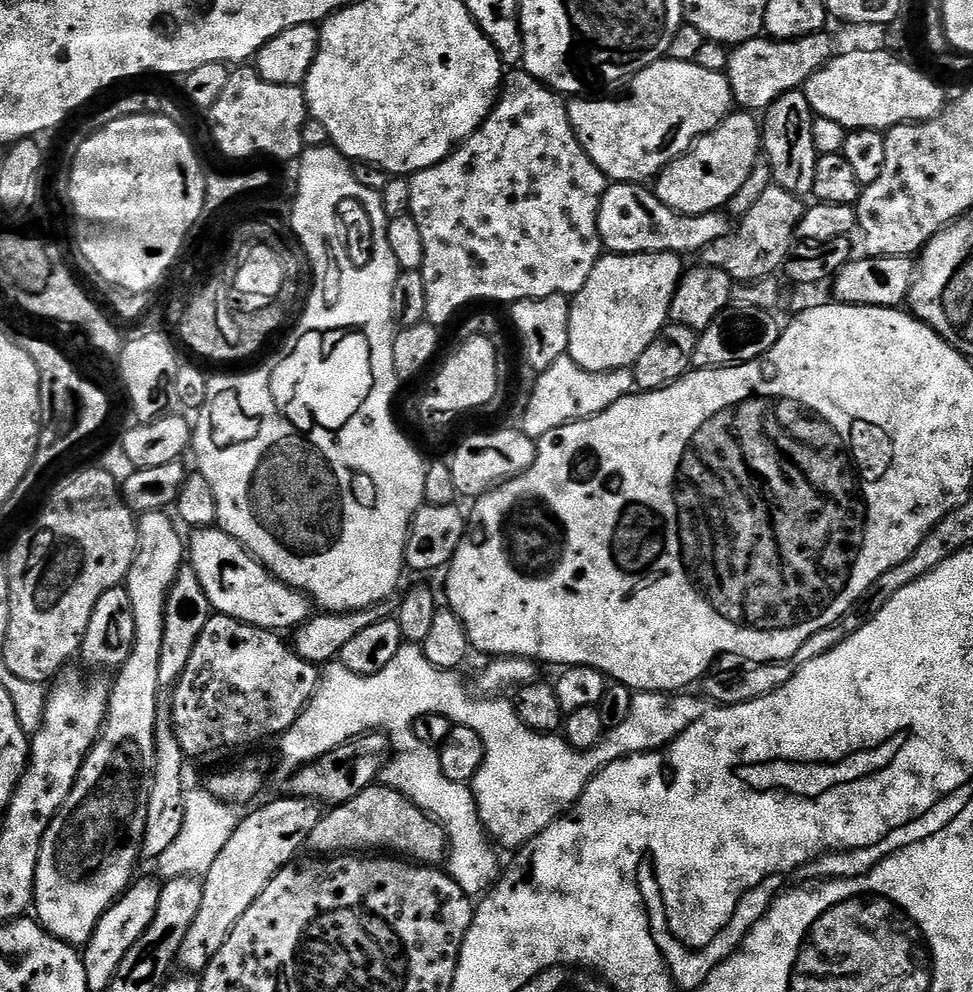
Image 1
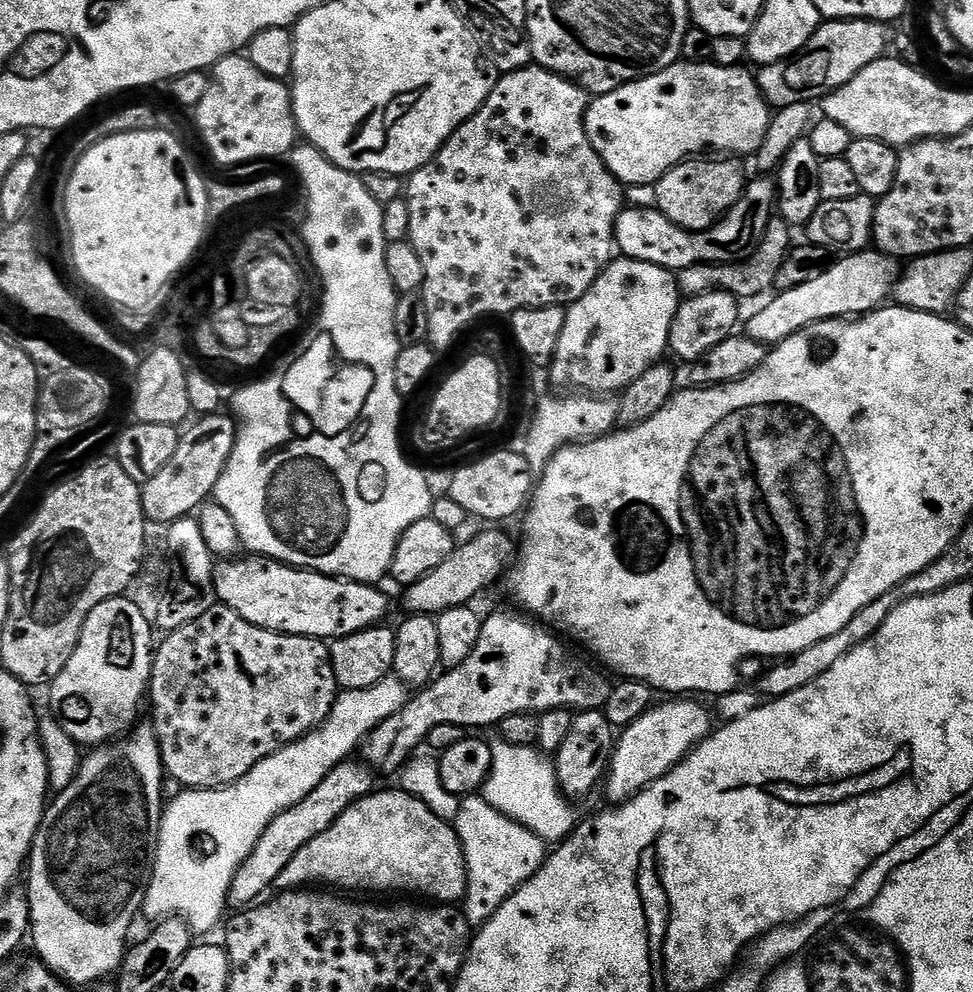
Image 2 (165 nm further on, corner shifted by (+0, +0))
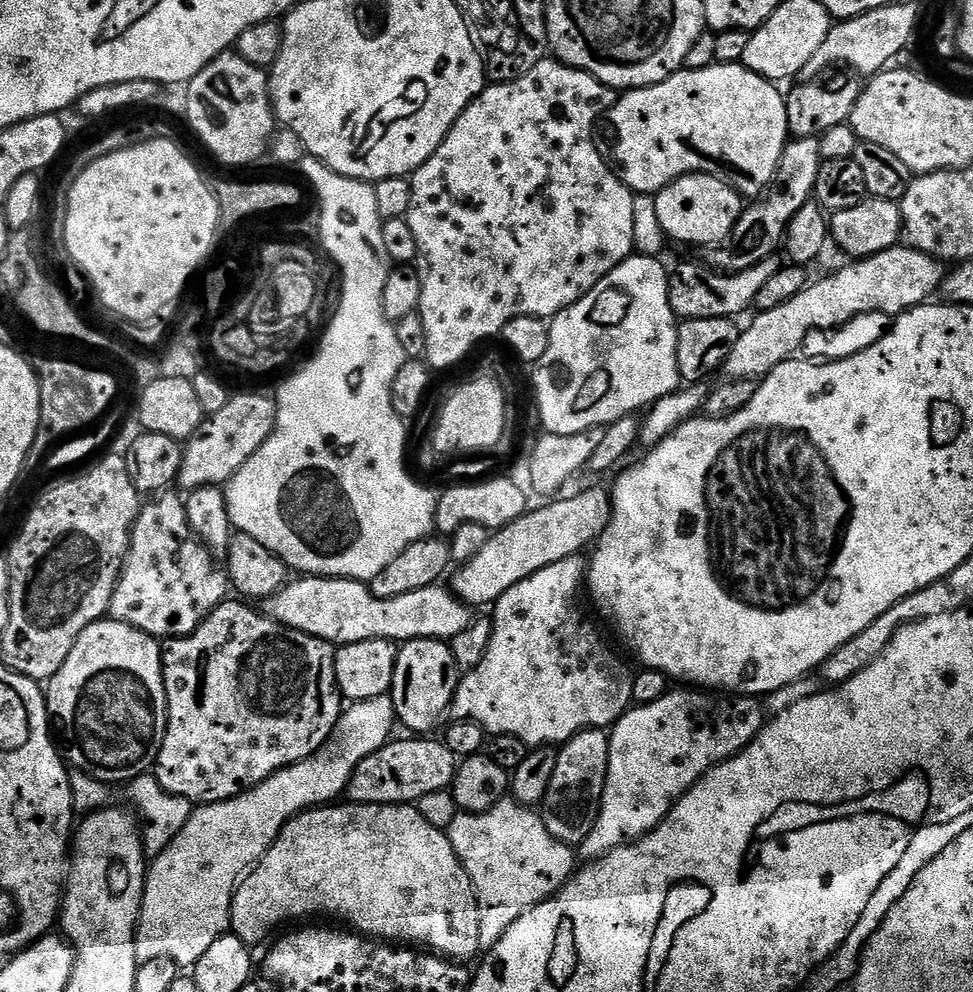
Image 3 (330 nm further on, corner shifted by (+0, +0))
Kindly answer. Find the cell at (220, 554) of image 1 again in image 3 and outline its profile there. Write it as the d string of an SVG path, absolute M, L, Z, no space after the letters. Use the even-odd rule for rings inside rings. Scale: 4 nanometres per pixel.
M310 575L285 584L271 598L263 601L262 608L293 633L305 632L333 646L363 640L405 642L436 639L450 642L474 619L473 609L453 596L448 586L431 584L429 588L414 590L410 594L398 594L398 598L378 598L367 583L359 580Z

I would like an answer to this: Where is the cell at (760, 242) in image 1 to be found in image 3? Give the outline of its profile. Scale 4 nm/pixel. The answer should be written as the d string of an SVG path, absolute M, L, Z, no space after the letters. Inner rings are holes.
M775 255L767 256L762 262L750 266L741 272L718 272L703 263L680 264L668 272L668 297L672 312L681 321L694 318L736 318L739 312L751 309L758 298L758 290L763 283L774 278L774 274L782 267Z

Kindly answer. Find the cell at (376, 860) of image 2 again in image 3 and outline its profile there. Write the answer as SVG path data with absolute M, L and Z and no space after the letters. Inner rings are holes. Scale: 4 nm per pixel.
M336 802L331 806L309 808L308 811L293 816L285 824L283 830L276 835L276 841L268 848L268 853L256 861L254 867L237 883L232 894L232 913L230 914L230 932L237 936L243 944L257 946L283 920L300 920L303 916L333 916L341 920L341 925L355 930L369 938L379 938L384 942L403 942L408 946L419 946L435 955L445 957L453 962L468 962L471 956L479 957L482 949L478 938L478 902L476 893L472 890L470 874L462 866L458 854L454 850L451 838L443 828L430 826L426 818L422 818L419 807L410 804L354 804L351 802Z

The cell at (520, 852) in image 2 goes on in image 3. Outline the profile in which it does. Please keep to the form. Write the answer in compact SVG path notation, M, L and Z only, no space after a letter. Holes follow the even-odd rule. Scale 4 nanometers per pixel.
M505 798L485 812L460 812L446 830L452 840L454 850L470 874L472 890L478 902L478 938L481 949L487 950L496 945L498 938L534 906L543 900L550 900L569 880L578 868L578 856L573 845L558 842L546 830L543 815L531 807L519 804L517 800Z

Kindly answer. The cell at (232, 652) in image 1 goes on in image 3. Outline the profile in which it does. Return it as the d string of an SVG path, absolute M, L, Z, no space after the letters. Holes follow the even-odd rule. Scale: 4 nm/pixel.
M236 598L225 599L224 603L216 607L188 636L169 639L163 645L160 654L164 667L168 721L166 722L166 734L162 738L162 750L154 765L154 775L158 783L169 794L178 798L186 798L193 806L232 800L235 796L241 796L244 792L249 792L250 789L266 782L266 778L270 778L278 770L310 758L328 743L332 731L335 730L337 722L340 721L342 697L340 688L336 685L336 675L334 674L336 648L328 641L319 640L305 632L297 632L295 635L289 634L290 629L285 624L279 624L277 620L273 620L263 611L257 610L255 612L252 608L255 607L251 603L241 602Z

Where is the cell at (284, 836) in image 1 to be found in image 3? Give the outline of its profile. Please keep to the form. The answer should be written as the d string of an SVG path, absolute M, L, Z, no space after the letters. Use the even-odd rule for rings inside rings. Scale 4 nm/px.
M410 738L384 744L377 752L371 752L354 770L346 789L346 796L354 804L410 804L415 805L424 796L451 789L458 758L445 746L443 739Z

